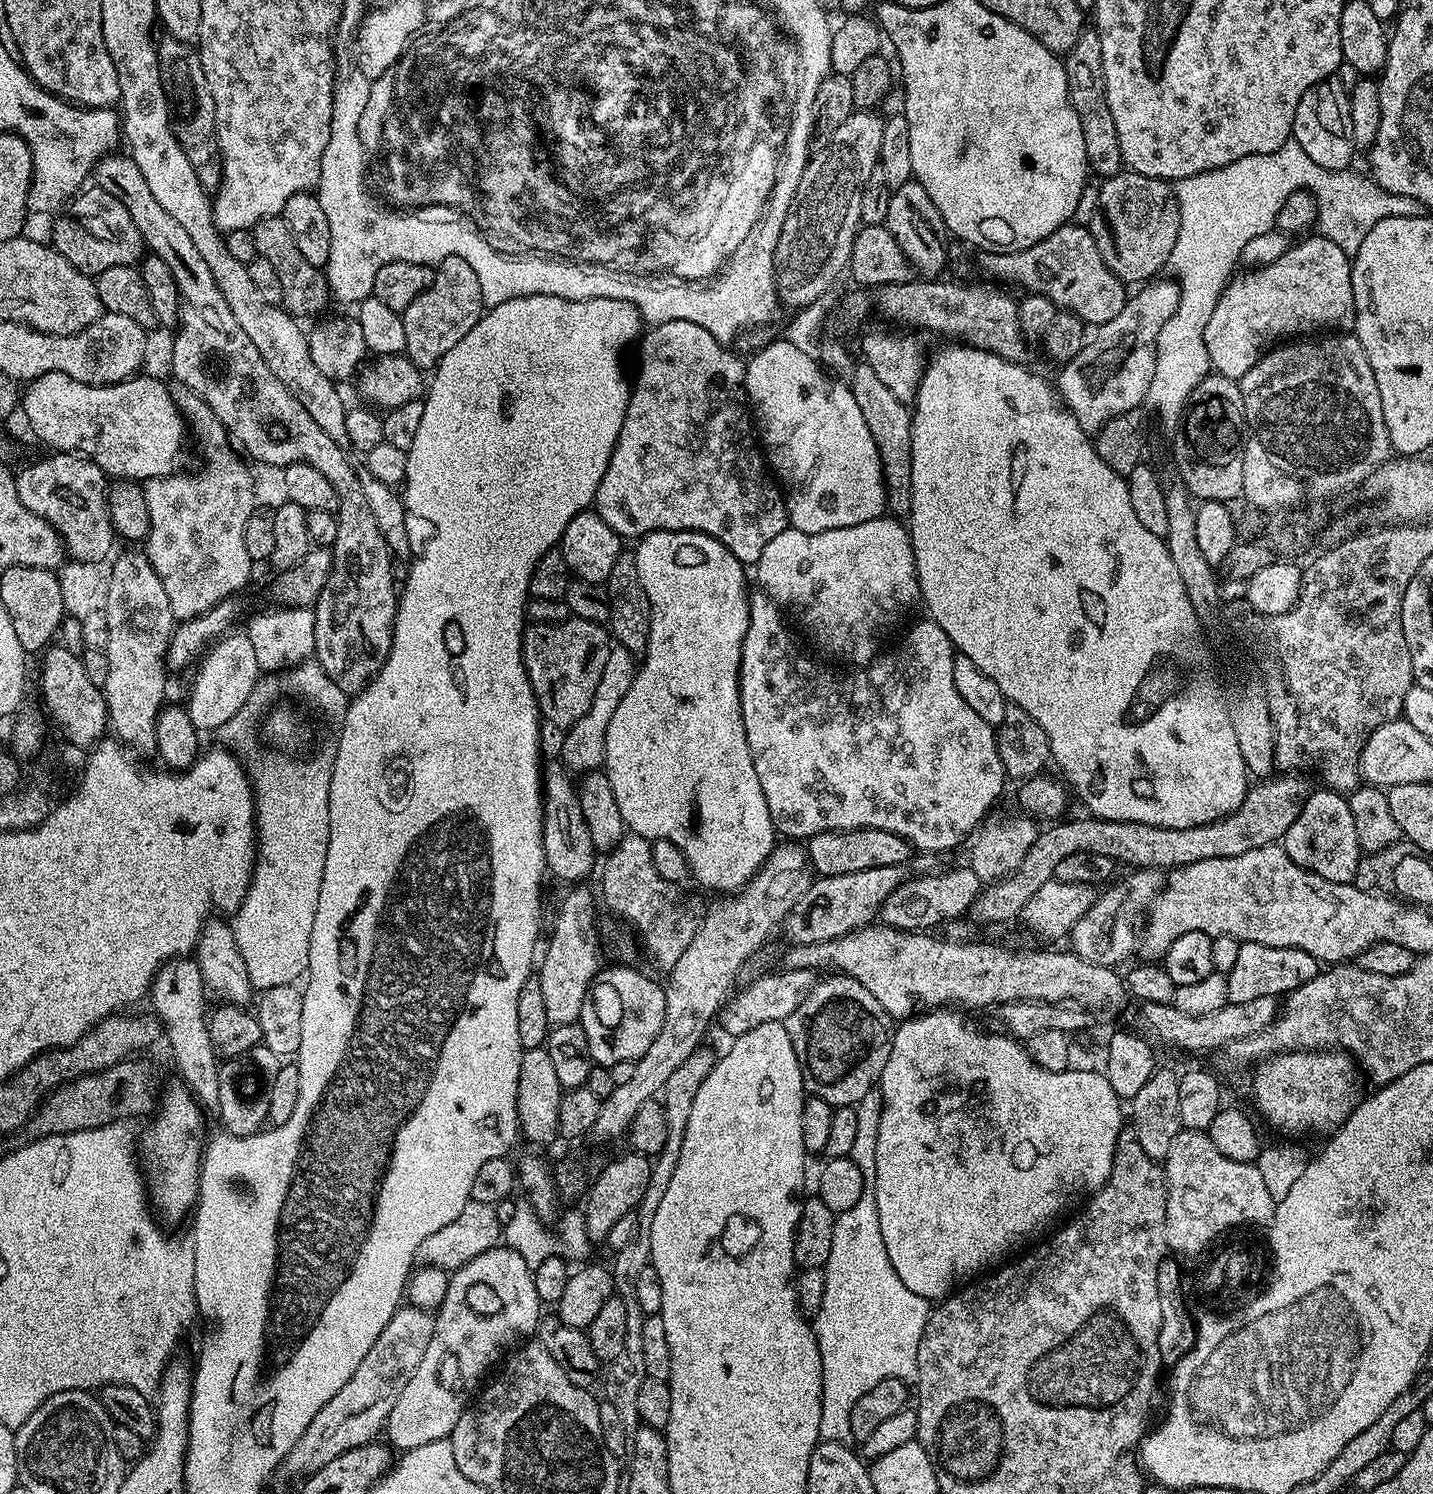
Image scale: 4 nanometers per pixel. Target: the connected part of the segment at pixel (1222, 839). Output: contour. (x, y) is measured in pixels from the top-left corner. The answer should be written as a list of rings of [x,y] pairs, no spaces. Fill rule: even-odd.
[[[1280,774],[1275,778],[1261,779],[1249,787],[1244,801],[1229,816],[1223,816],[1222,819],[1209,824],[1195,824],[1189,828],[1167,828],[1099,818],[1065,819],[1063,822],[1053,823],[1041,831],[1018,871],[999,882],[981,887],[980,893],[972,903],[970,916],[980,924],[1004,924],[1012,919],[1015,921],[1026,902],[1030,902],[1032,895],[1040,887],[1046,886],[1046,882],[1054,879],[1058,862],[1062,862],[1069,854],[1106,854],[1106,858],[1114,862],[1120,863],[1121,860],[1122,863],[1129,864],[1129,869],[1132,870],[1175,870],[1184,868],[1187,864],[1202,862],[1206,858],[1230,858],[1246,854],[1246,850],[1258,850],[1267,844],[1283,841],[1286,830],[1290,830],[1294,818],[1302,814],[1302,806],[1308,800],[1310,791],[1310,785],[1296,776],[1299,775]]]

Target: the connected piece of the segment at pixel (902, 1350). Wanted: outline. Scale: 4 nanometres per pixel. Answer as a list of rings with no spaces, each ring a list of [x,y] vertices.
[[[872,1190],[864,1191],[860,1201],[837,1215],[834,1242],[823,1272],[825,1293],[820,1309],[814,1313],[814,1342],[820,1351],[820,1440],[851,1445],[850,1410],[854,1402],[886,1378],[915,1377],[918,1346],[930,1315],[930,1304],[908,1289],[902,1278],[898,1278],[898,1270],[890,1266],[890,1254],[886,1254],[886,1242],[882,1242],[882,1226],[878,1222],[876,1194]]]

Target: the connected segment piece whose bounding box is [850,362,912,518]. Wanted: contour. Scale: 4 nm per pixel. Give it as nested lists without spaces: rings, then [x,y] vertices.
[[[866,362],[857,363],[855,372],[856,377],[850,380],[850,387],[858,402],[858,410],[862,410],[862,418],[866,418],[866,426],[870,426],[870,434],[874,434],[874,442],[880,451],[887,511],[896,518],[911,517],[912,414],[909,405],[904,405],[900,401],[903,400],[901,393],[890,390]]]

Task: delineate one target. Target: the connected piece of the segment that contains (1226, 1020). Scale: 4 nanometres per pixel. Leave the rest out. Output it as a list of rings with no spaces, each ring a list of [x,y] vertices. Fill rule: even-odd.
[[[1275,996],[1266,998],[1254,998],[1254,1002],[1234,1002],[1223,1004],[1218,1010],[1210,1014],[1182,1014],[1173,1004],[1147,1004],[1143,1005],[1144,1024],[1166,1044],[1173,1044],[1176,1048],[1185,1048],[1188,1052],[1212,1052],[1215,1048],[1227,1049],[1228,1045],[1250,1038],[1266,1026],[1270,1026],[1276,1020],[1281,1011],[1282,1004]]]

